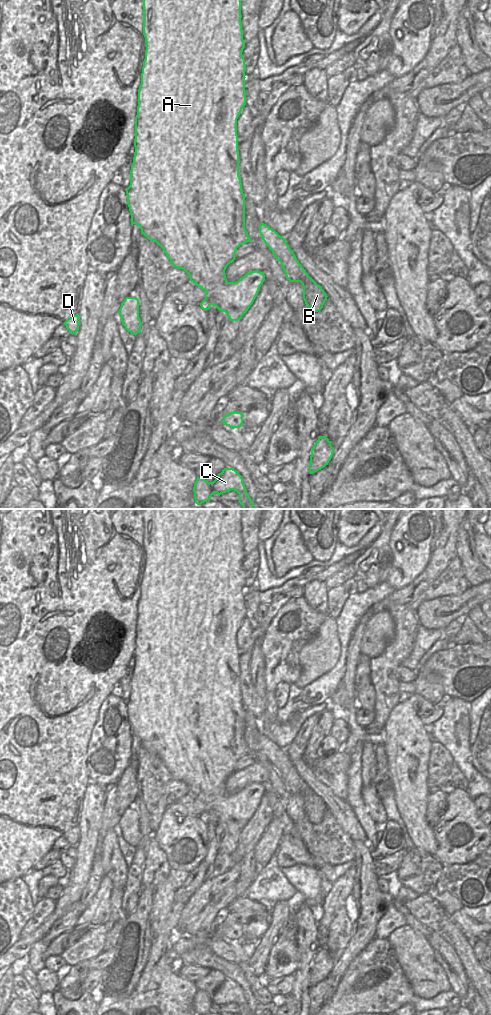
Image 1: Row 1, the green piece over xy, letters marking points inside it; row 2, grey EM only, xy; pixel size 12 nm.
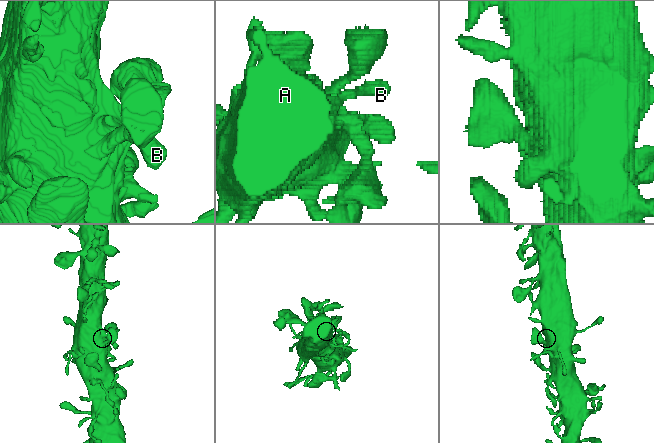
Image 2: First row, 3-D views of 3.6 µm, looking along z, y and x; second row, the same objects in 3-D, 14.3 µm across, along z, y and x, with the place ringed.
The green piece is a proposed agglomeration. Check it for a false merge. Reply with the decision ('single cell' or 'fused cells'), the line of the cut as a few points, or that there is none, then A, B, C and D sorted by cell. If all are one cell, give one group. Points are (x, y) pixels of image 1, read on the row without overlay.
single cell; cut none; groups A B C D

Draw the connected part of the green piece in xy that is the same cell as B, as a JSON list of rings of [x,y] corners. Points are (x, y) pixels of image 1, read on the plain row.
[[[263,734],[259,738],[259,745],[274,769],[281,775],[286,790],[290,794],[300,794],[302,796],[303,811],[307,819],[312,824],[320,823],[328,808],[299,775],[285,750]]]

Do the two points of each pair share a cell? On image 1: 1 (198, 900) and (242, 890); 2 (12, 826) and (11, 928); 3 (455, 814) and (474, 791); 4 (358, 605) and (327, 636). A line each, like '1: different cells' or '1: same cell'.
1: different cells
2: different cells
3: different cells
4: different cells

